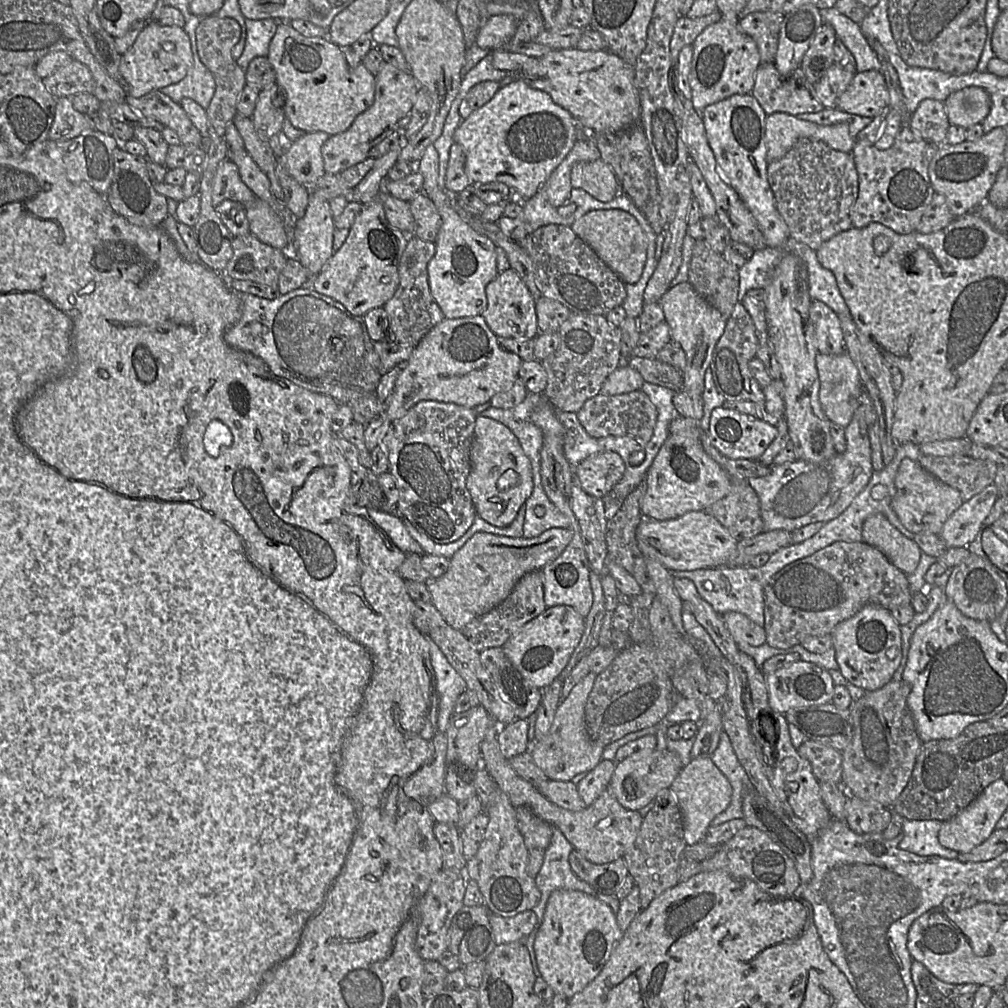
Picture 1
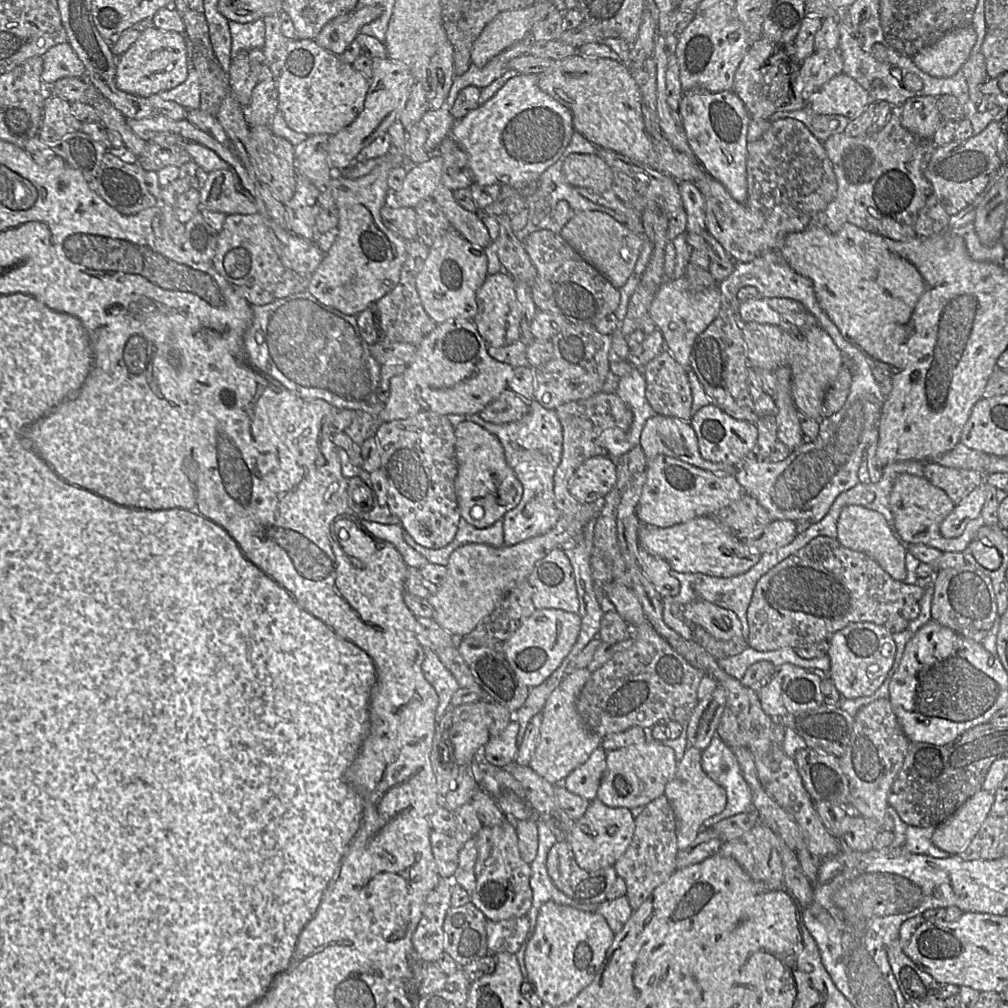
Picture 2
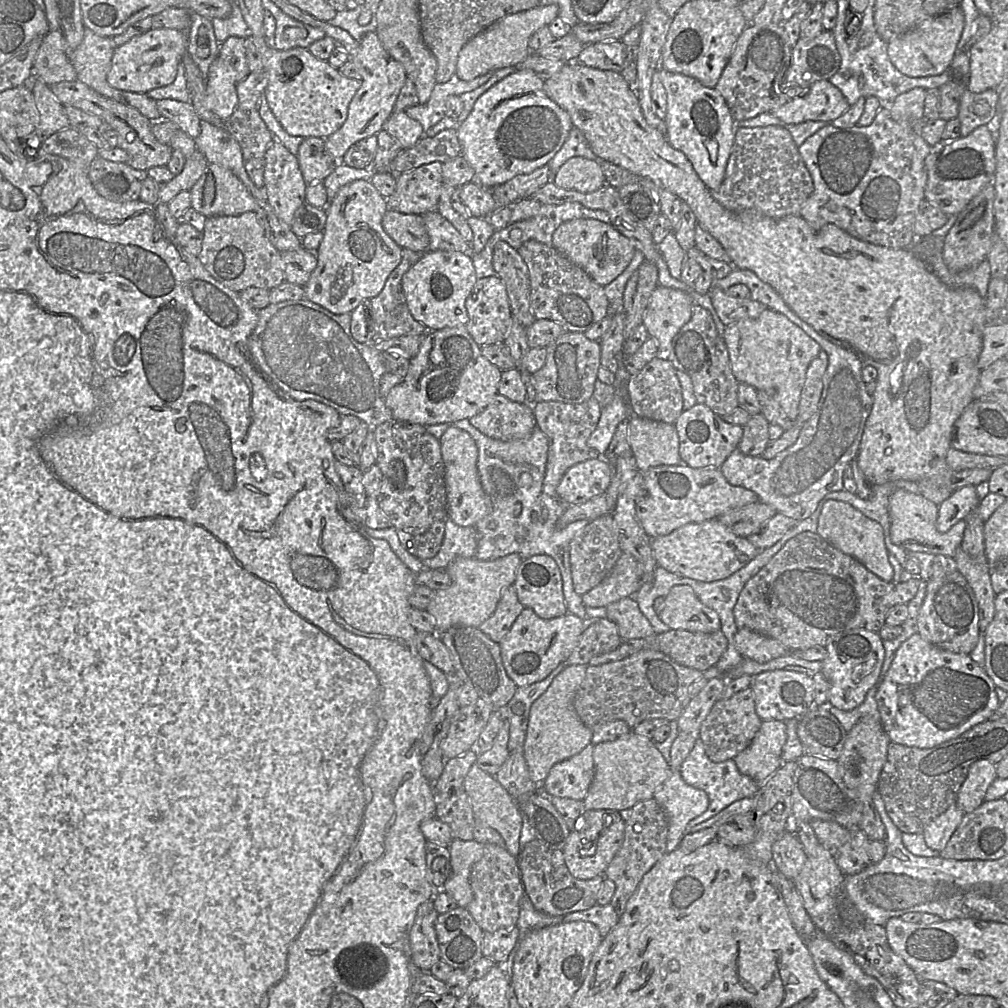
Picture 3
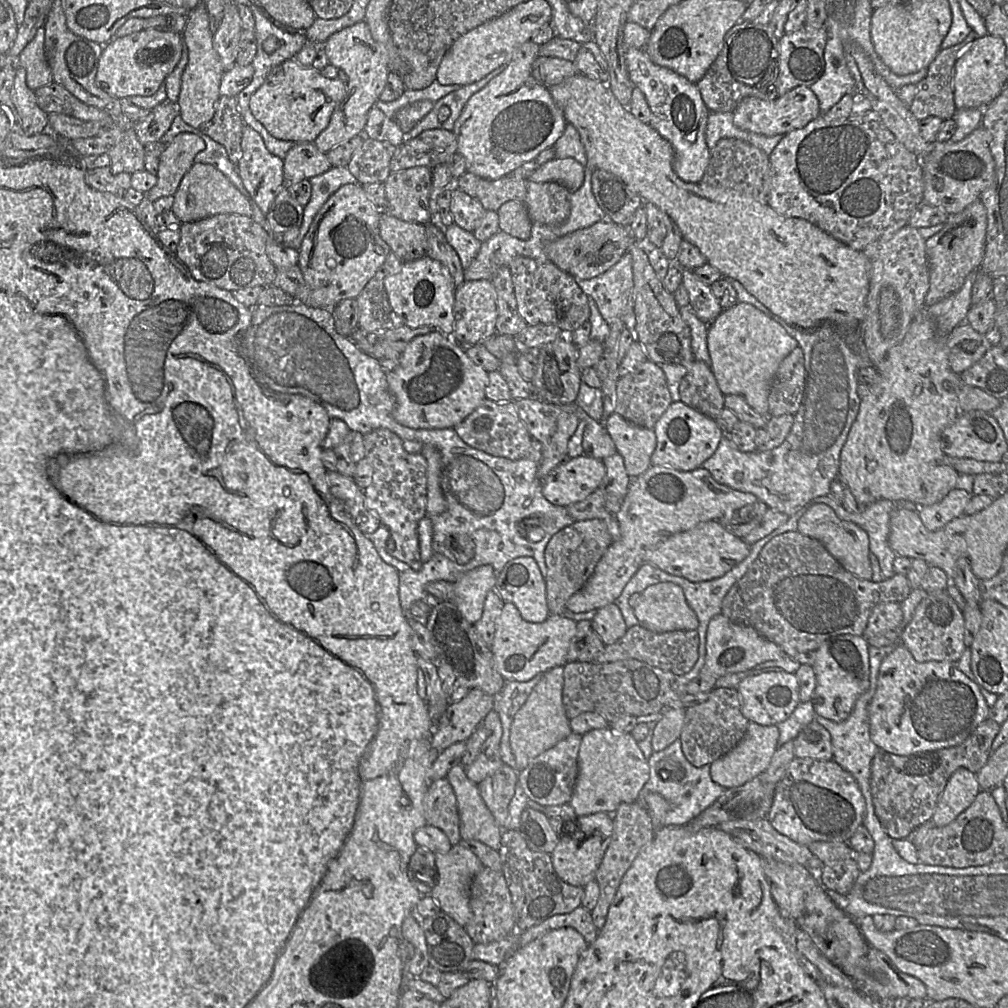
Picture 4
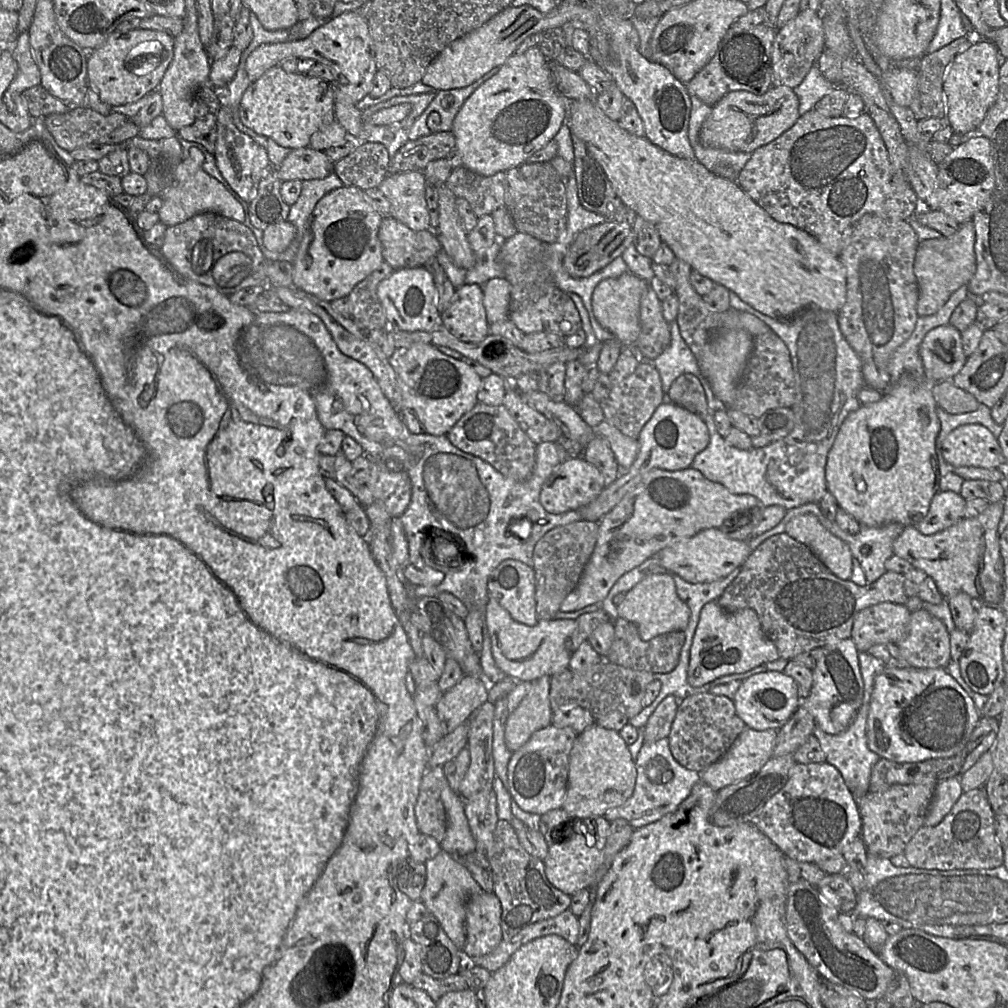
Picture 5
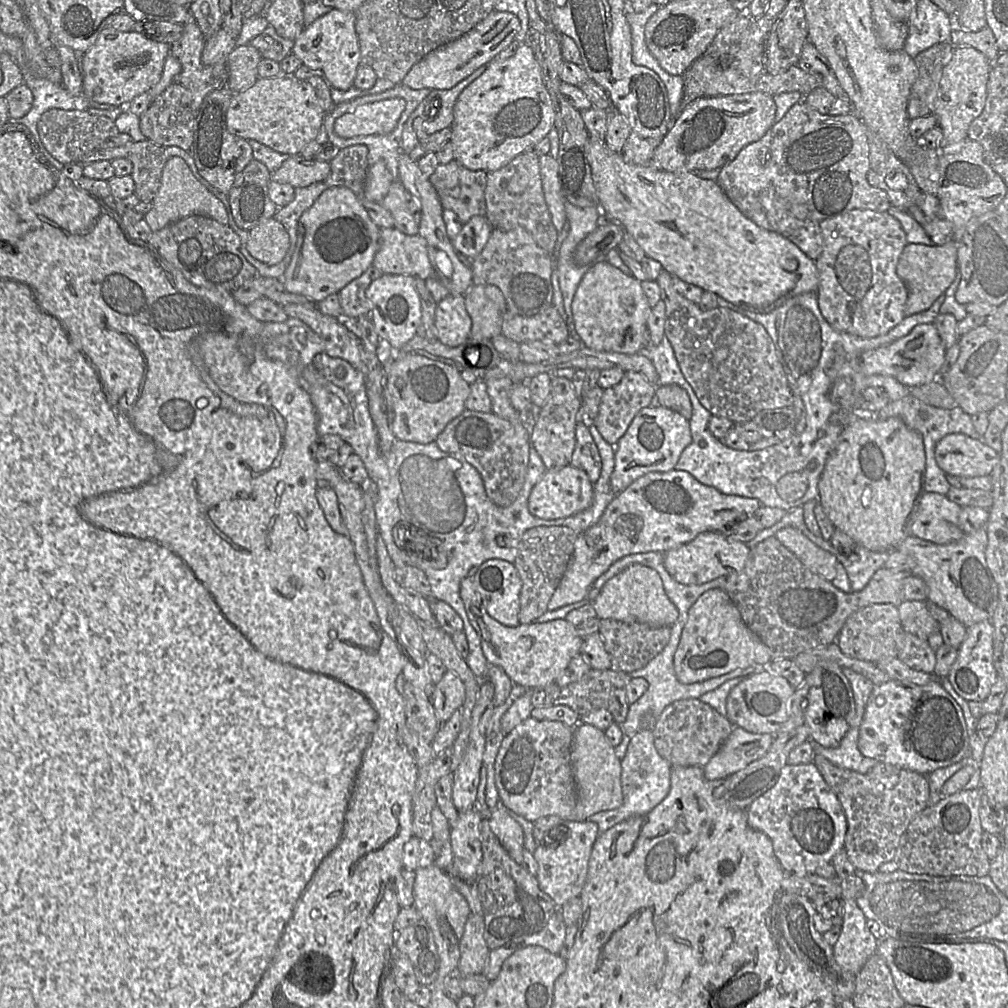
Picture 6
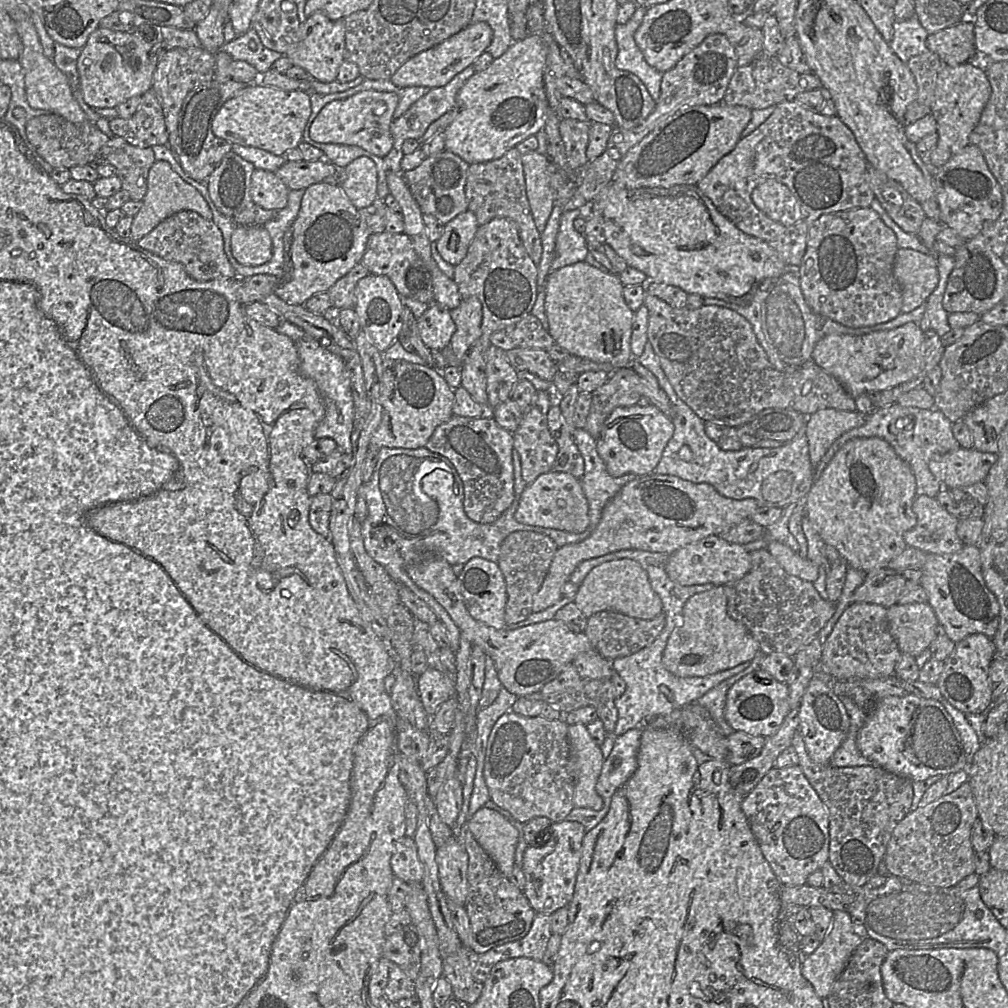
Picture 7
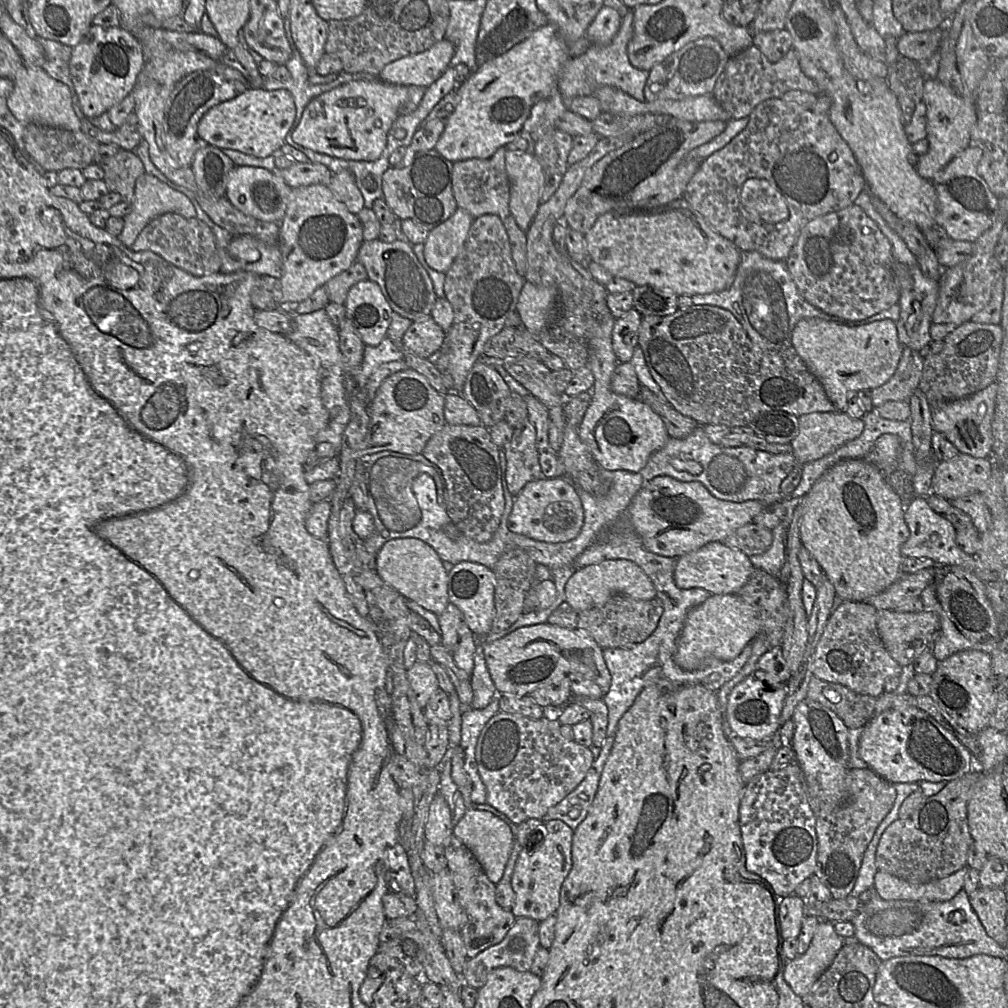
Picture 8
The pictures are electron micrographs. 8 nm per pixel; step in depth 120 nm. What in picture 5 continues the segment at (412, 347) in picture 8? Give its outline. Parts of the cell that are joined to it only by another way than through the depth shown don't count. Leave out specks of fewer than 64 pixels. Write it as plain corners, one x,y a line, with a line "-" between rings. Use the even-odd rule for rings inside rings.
464,283
456,289
441,320
441,329
459,341
483,340
489,334
490,324
483,305
482,285

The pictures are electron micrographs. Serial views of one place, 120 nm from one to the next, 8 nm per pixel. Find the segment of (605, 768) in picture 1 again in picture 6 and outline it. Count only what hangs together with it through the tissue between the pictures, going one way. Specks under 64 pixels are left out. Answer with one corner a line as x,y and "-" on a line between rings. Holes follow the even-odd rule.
531,717
506,734
494,766
495,784
503,805
531,822
548,815
557,815
564,821
576,820
576,789
570,759
572,741
572,727

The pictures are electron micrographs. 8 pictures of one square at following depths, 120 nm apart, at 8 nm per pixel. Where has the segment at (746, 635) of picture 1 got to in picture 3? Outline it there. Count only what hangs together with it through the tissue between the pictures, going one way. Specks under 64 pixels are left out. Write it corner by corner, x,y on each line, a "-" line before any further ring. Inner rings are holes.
675,585
664,597
654,601
658,618
671,629
683,629
691,632
711,633
720,630
719,615
705,606
689,585

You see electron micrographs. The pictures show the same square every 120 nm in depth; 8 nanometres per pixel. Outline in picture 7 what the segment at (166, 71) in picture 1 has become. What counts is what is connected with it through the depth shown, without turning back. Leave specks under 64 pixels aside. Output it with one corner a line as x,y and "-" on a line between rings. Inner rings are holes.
98,27
80,50
77,69
84,102
91,108
115,108
152,87
154,72
164,50
140,34

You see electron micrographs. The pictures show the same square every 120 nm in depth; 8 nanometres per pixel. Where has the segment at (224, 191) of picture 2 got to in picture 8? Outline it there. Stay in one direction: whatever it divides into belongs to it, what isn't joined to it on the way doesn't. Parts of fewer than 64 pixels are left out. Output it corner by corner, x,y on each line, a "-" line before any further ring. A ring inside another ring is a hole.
144,172
135,183
132,211
123,217
124,226
119,240
128,248
140,232
156,217
165,213
176,213
186,218
196,217
191,200
156,176

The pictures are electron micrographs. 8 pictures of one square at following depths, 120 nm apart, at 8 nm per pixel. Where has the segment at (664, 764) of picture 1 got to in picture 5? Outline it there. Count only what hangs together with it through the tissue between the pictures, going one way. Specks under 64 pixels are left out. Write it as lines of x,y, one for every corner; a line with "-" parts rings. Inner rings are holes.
594,724
577,734
573,743
561,808
574,819
604,816
608,810
623,805
629,799
636,778
635,761
619,732

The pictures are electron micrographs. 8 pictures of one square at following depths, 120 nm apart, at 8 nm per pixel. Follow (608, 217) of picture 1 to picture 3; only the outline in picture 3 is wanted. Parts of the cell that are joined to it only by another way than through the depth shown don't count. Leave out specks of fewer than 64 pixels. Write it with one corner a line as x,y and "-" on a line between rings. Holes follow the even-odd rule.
574,219
562,223
552,235
551,246
603,287
625,270
636,252
632,242
612,224
595,219

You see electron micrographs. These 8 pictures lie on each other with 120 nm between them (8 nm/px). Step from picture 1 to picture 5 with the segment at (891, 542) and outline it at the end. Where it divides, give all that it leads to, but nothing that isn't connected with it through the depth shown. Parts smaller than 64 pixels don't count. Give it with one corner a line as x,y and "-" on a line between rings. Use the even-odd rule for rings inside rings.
796,516
787,523
784,533
806,545
838,578
850,579
854,557
849,545
832,534
817,516

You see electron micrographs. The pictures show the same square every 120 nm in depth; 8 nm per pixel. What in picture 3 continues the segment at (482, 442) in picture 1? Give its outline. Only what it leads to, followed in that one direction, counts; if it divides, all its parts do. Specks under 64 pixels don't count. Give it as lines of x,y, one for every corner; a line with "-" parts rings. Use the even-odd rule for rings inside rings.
457,427
448,428
439,441
445,467
448,518
459,526
475,526
492,509
492,502
484,492
478,477
477,445
467,431

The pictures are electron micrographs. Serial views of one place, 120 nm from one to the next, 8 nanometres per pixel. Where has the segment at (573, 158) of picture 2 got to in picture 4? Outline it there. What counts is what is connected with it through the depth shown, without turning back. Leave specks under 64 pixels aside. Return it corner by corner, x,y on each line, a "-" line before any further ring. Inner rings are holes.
573,158
552,159
538,167
529,176
529,181
556,182
574,192
584,183
585,170
586,167

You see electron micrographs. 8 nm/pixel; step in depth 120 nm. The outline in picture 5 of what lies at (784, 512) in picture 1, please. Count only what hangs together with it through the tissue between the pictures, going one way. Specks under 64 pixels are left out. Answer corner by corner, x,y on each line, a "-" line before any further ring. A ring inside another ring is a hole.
754,309
754,313
749,312
749,311
748,313
756,316
765,324
767,324
772,330
772,332
774,332
785,343
785,345
787,346
789,350
791,362
792,362
794,373
795,373
795,379
796,379
796,399
791,408
794,414
793,430
785,438
775,443
769,444
768,446
765,446
762,448
751,448
749,450
739,450
729,445
726,442
725,438
718,433
715,423
714,423
714,419
713,419
713,408
708,403
709,413
704,419
704,422
709,430
710,442
709,442
709,445
694,458
691,464
691,468
700,471
708,480
722,484
726,489
728,489
733,494
744,494
744,495
755,496
759,500
760,505
763,507
778,505
778,506
783,507
786,510
791,510
793,508
797,508
804,504
818,503
823,498
823,496
827,493
825,469
826,469
828,454
835,442
835,439
839,433
839,430
842,424
844,423
846,418
852,412
856,411
860,406
859,400
857,398
857,394
859,390
865,385
863,375
862,375
862,362
859,356
857,355
857,353
854,351
854,349
850,346
848,341
843,336
838,325
837,314
835,313
819,311
819,310
808,311
799,320
790,324
780,322
774,318
769,318
755,309

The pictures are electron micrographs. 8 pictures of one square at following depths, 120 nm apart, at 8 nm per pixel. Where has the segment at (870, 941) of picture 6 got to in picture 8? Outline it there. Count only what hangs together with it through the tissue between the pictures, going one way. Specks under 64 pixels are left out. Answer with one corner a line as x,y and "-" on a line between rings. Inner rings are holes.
820,920
807,951
786,963
785,982
795,994
804,997
844,945
844,938
836,933
834,923

